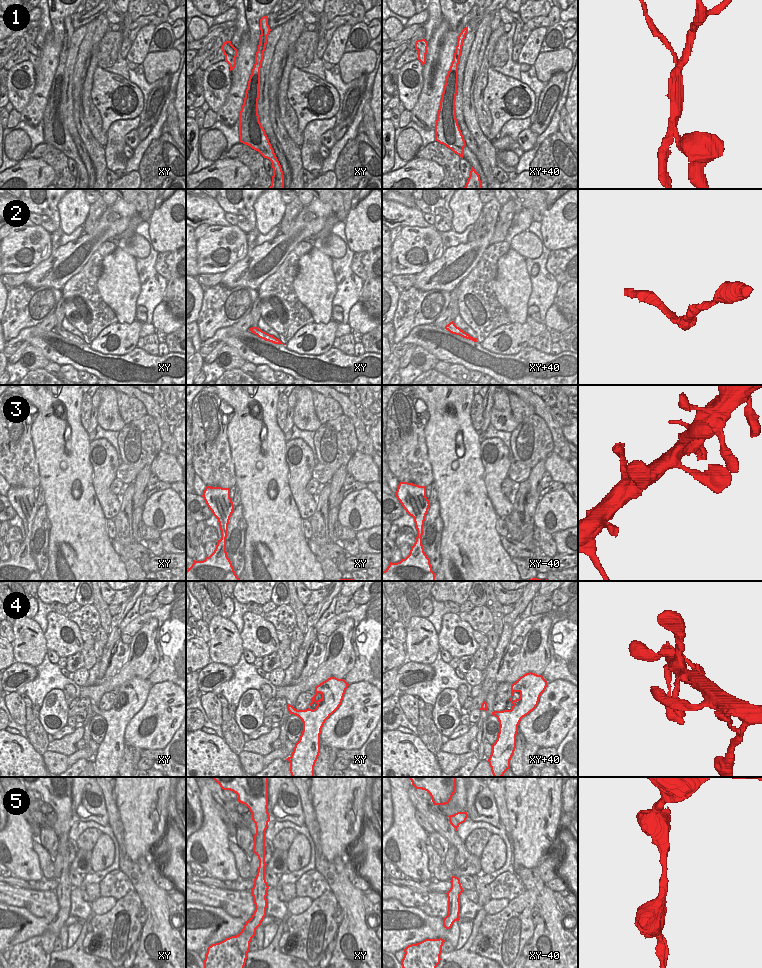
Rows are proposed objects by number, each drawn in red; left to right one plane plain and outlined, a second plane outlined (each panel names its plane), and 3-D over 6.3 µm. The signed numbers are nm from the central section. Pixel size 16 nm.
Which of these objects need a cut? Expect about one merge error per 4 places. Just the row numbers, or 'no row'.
1

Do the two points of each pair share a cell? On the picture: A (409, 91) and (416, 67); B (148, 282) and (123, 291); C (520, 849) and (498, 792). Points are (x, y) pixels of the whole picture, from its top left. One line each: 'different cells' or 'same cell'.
A: same cell
B: different cells
C: different cells

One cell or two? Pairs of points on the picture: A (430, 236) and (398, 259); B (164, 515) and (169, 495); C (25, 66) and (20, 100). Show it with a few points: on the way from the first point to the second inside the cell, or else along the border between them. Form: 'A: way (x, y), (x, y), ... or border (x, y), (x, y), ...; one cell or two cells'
A: way (422, 244), (406, 258); one cell
B: way (164, 510), (168, 500); one cell
C: way (28, 74), (30, 77), (29, 86), (23, 92); one cell

